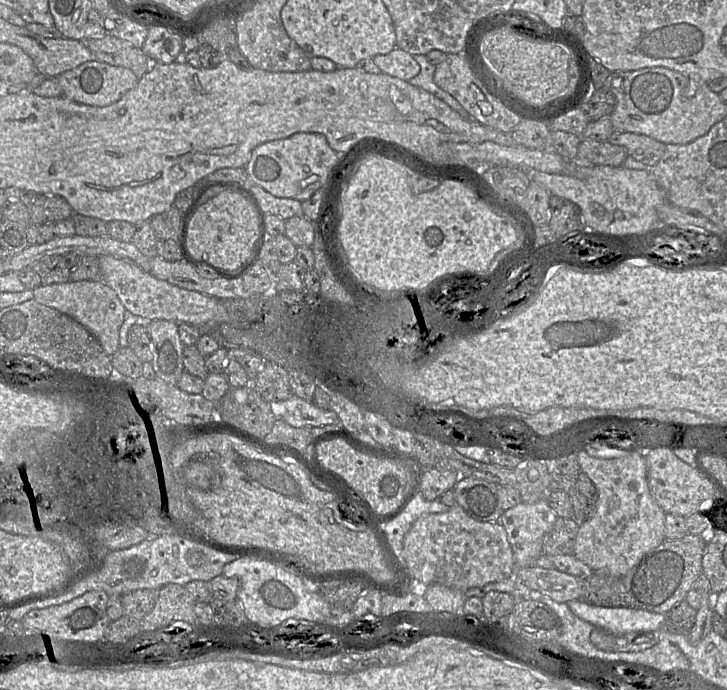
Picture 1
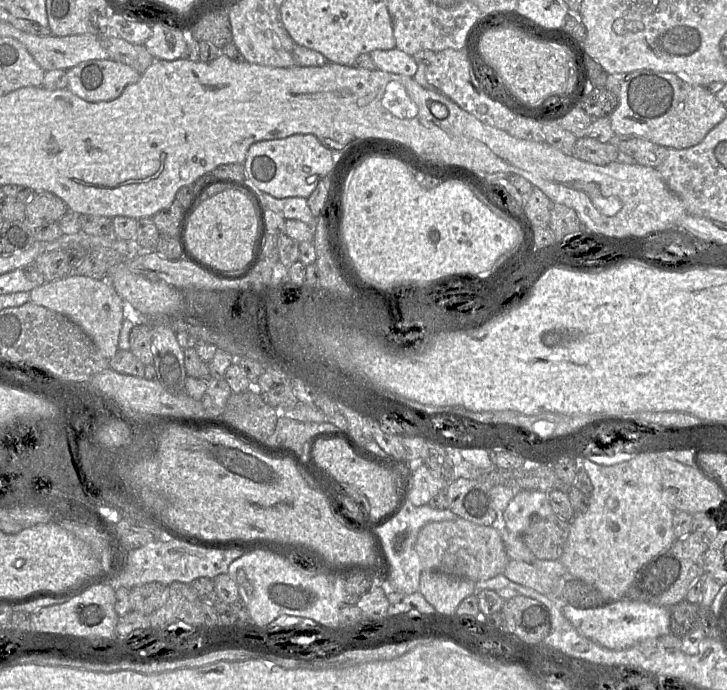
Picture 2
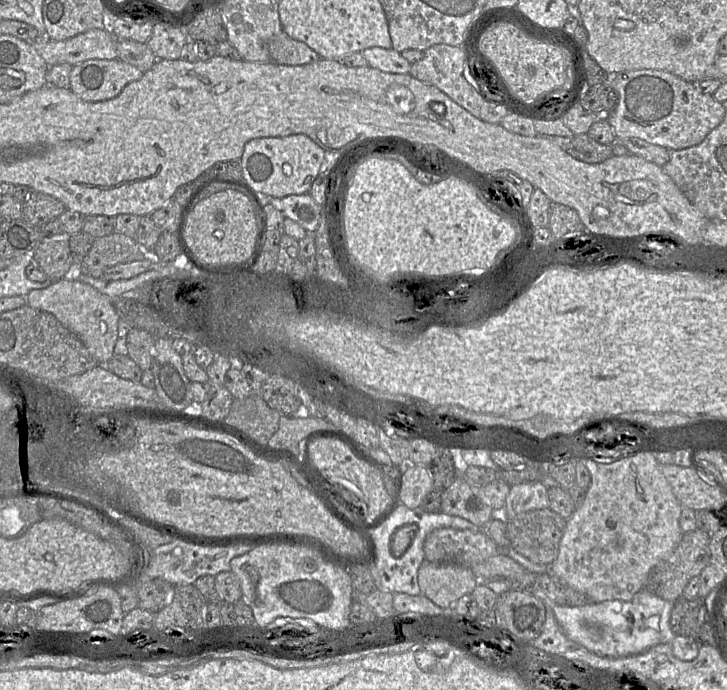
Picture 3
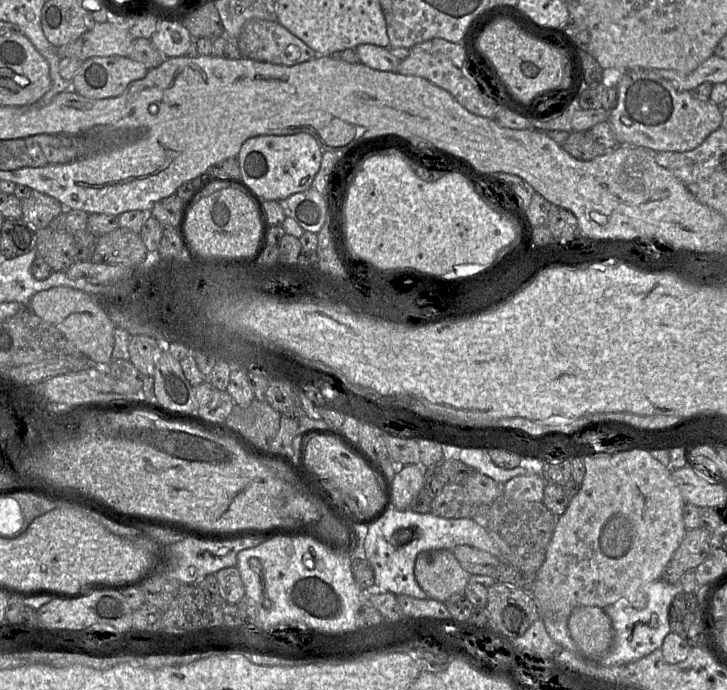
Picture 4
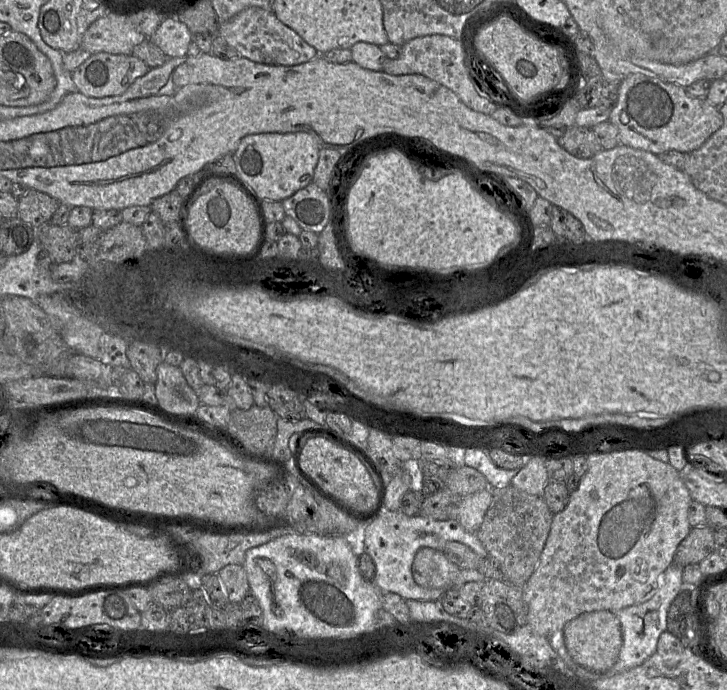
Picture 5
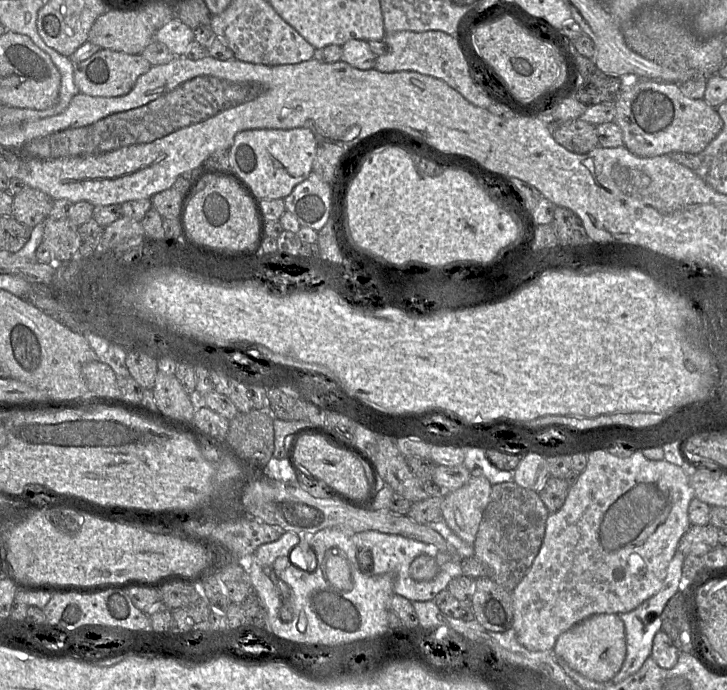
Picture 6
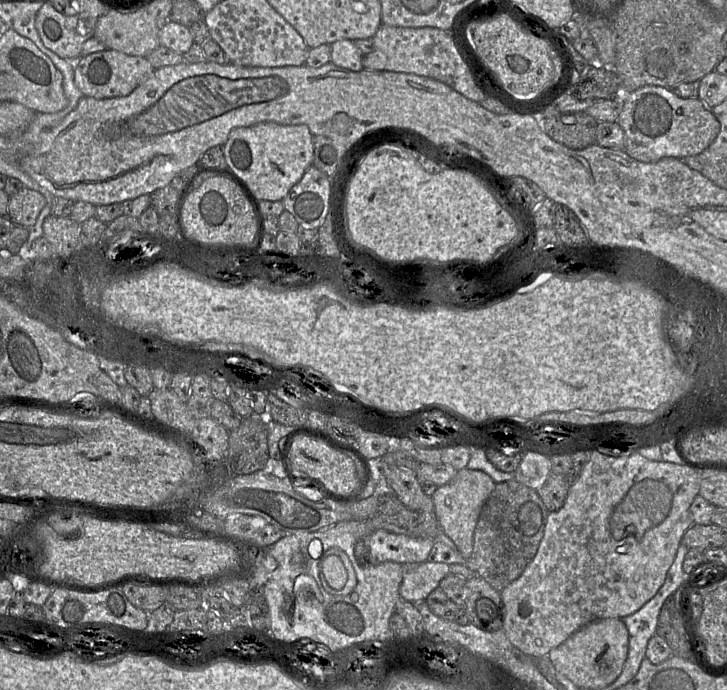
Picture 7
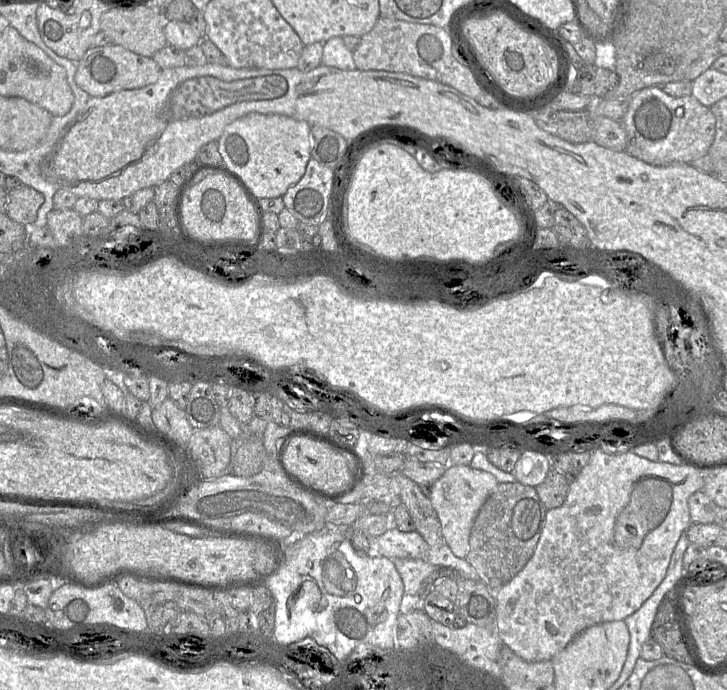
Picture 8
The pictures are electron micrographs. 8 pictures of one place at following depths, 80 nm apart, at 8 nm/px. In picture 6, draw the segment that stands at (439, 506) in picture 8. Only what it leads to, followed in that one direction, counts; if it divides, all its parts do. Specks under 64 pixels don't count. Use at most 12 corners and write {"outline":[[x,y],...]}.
{"outline":[[470,476],[444,495],[441,518],[474,544],[491,490]]}

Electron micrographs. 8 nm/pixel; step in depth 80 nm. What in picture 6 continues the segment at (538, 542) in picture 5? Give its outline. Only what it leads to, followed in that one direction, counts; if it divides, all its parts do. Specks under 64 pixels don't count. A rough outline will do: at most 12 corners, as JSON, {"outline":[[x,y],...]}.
{"outline":[[514,481],[492,485],[474,541],[512,591],[542,545],[549,511]]}

